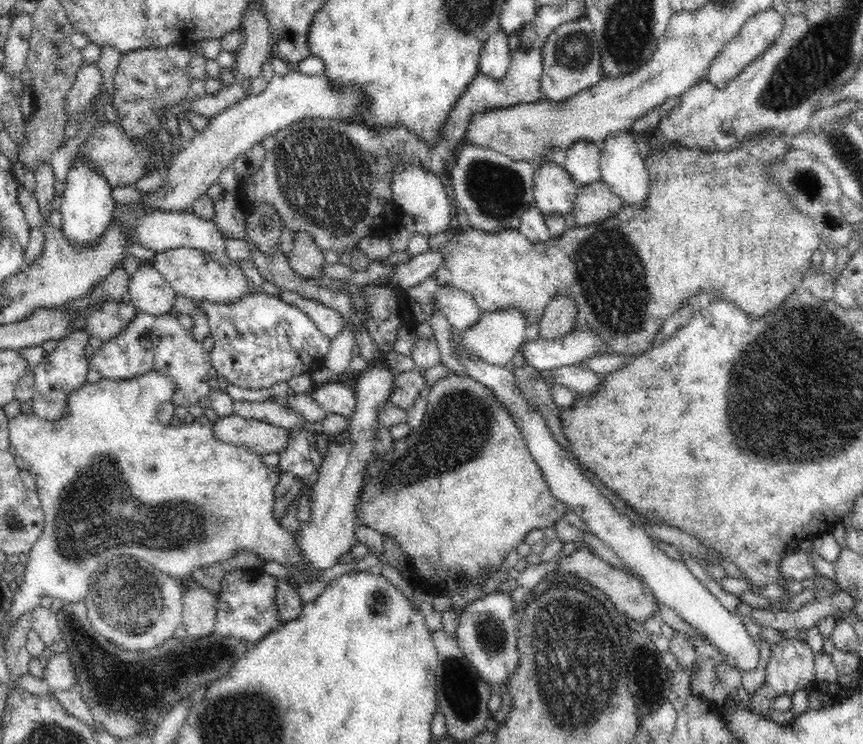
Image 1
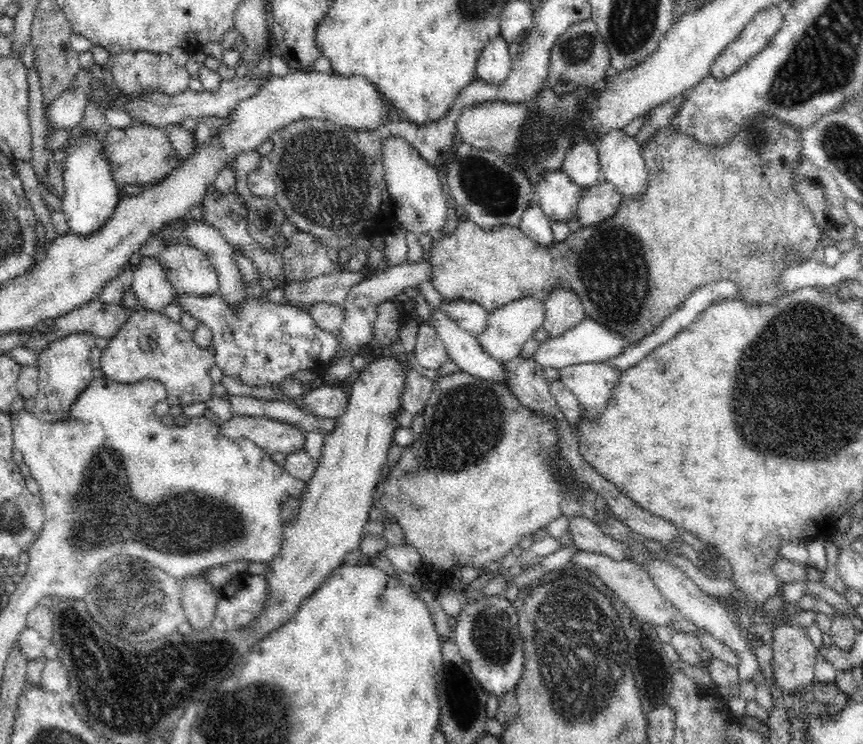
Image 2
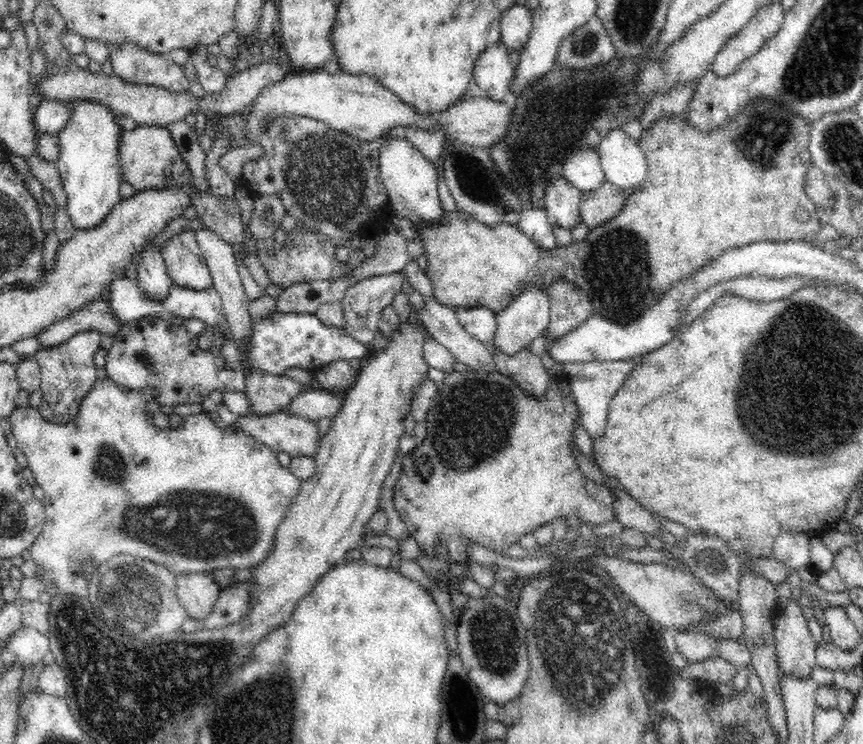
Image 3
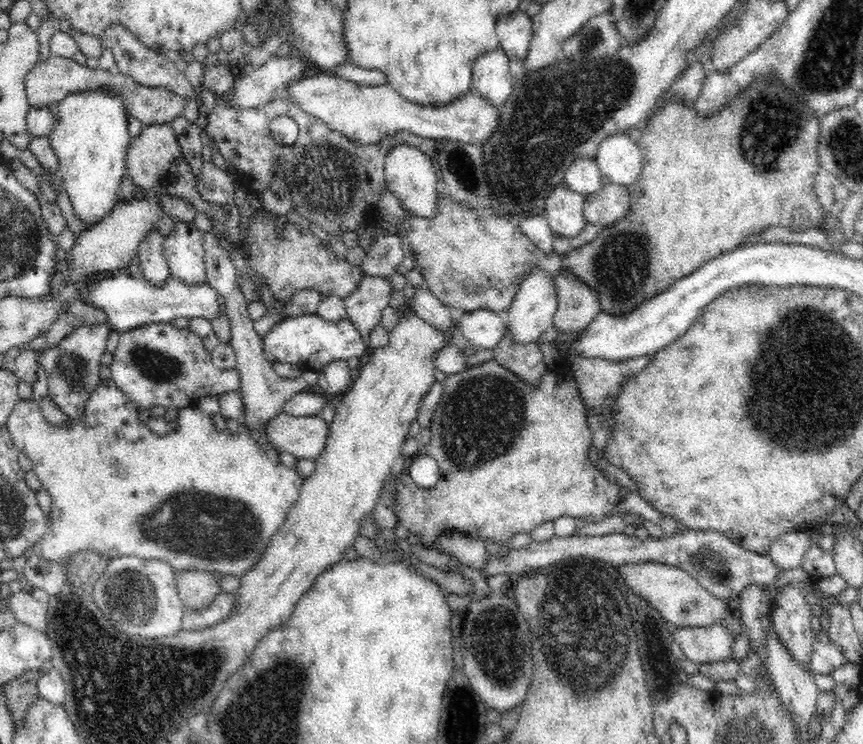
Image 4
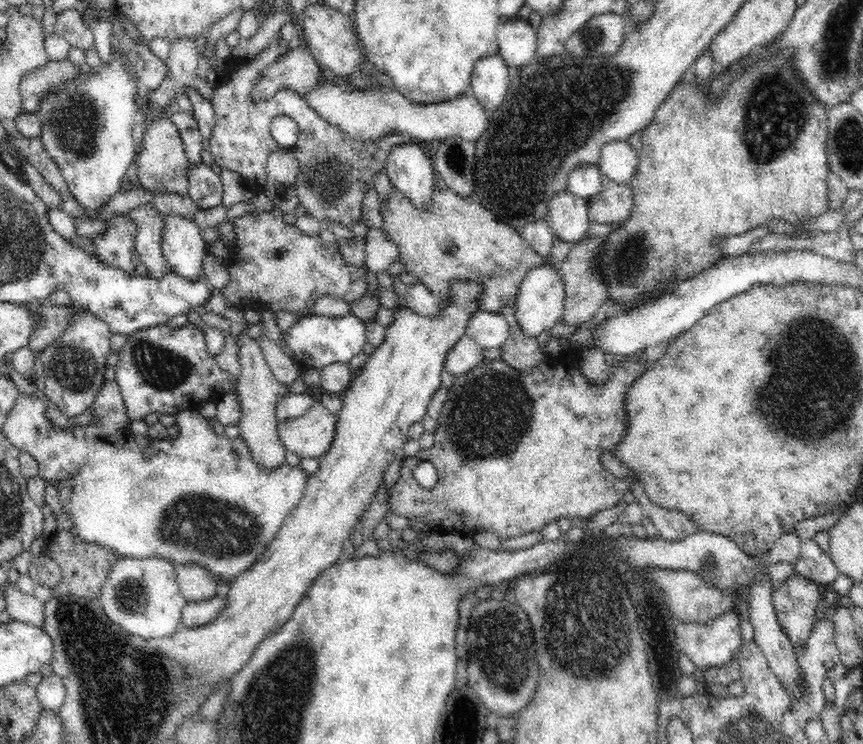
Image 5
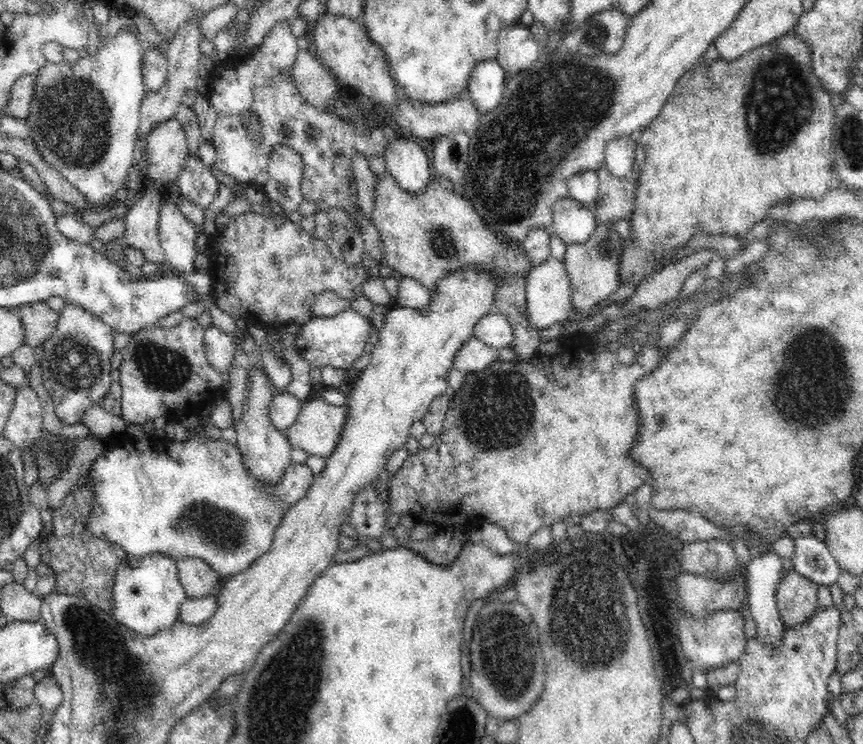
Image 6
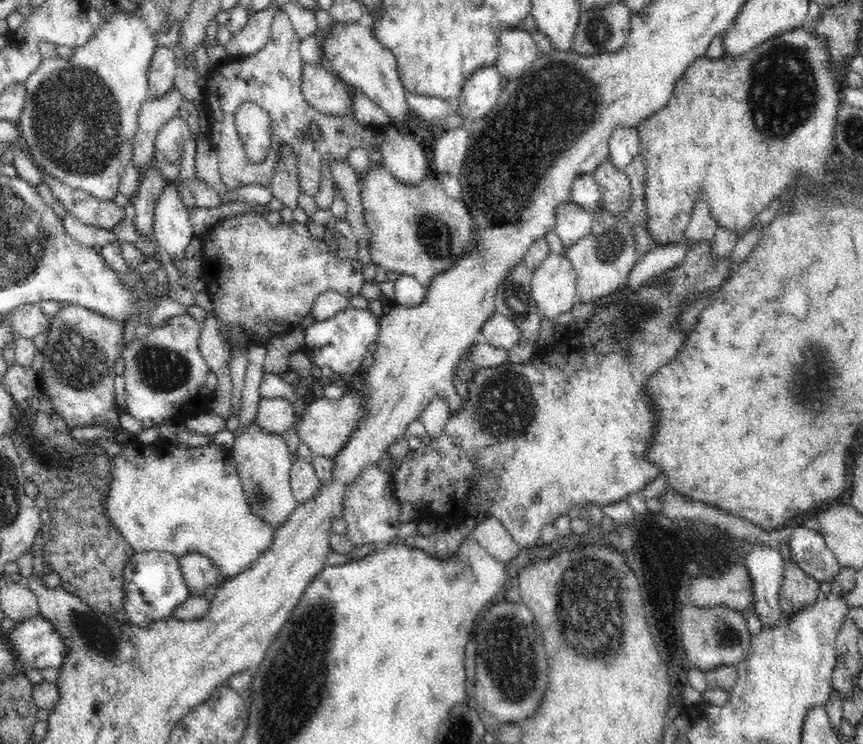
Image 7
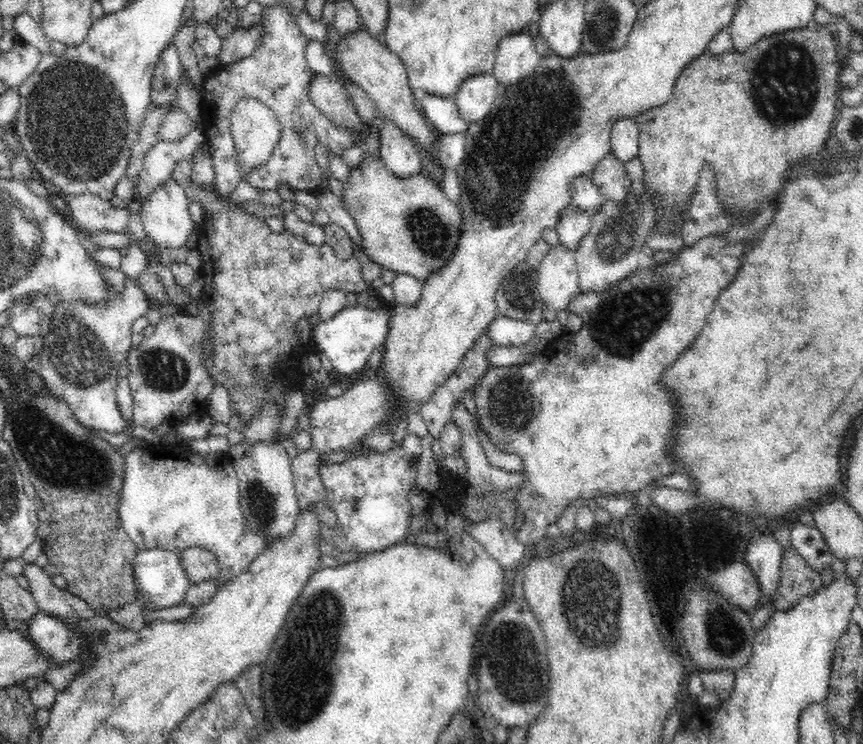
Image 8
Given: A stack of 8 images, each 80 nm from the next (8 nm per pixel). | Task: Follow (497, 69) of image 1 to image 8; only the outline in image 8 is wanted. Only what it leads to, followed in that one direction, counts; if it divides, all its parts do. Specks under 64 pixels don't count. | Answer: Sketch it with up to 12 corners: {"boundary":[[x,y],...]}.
{"boundary":[[491,72],[468,77],[454,98],[467,123],[492,110],[498,79]]}

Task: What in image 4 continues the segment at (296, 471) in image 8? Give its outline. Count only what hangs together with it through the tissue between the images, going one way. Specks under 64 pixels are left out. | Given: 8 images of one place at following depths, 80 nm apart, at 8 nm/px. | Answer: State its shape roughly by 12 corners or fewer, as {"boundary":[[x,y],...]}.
{"boundary":[[100,380],[6,430],[51,496],[33,554],[240,576],[304,478],[197,407],[156,435]]}

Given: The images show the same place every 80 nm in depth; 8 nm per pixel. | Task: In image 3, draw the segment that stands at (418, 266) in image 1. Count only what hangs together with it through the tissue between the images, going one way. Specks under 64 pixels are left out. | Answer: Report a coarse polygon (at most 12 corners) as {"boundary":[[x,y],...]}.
{"boundary":[[406,273],[350,285],[341,301],[348,336],[369,344]]}

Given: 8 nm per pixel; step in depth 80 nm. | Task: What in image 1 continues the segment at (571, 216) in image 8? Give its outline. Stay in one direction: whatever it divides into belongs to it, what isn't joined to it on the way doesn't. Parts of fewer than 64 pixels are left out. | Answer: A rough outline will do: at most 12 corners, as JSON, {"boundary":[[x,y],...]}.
{"boundary":[[544,161],[533,176],[535,206],[563,216],[578,184],[560,161]]}

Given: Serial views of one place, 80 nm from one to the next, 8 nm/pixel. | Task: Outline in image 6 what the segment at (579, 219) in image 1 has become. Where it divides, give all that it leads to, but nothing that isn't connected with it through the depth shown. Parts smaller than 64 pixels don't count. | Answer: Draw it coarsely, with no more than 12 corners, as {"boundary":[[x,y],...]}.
{"boundary":[[605,164],[596,171],[598,221],[631,216],[635,183],[614,176]]}

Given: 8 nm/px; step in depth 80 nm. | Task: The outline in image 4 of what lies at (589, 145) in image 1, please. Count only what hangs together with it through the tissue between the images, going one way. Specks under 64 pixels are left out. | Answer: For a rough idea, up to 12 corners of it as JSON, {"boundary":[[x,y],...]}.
{"boundary":[[576,158],[564,184],[587,196],[601,190],[604,176],[595,158]]}

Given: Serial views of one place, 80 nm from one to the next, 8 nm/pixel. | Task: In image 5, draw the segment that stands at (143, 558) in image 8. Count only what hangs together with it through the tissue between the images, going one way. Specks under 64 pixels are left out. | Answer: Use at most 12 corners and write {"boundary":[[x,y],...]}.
{"boundary":[[119,556],[100,587],[130,634],[172,636],[186,599],[175,565]]}

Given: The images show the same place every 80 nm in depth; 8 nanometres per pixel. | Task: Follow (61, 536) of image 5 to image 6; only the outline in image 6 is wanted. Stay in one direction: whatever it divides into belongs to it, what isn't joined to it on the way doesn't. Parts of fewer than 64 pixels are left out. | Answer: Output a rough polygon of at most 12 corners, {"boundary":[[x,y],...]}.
{"boundary":[[82,484],[40,545],[54,593],[111,612],[120,545],[88,531]]}

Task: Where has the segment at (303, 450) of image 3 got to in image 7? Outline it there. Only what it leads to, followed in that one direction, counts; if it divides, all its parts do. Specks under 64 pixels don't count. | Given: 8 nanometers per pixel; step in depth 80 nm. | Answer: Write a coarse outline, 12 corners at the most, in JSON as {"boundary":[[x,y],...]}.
{"boundary":[[364,390],[316,398],[295,422],[312,456],[334,459],[363,419]]}

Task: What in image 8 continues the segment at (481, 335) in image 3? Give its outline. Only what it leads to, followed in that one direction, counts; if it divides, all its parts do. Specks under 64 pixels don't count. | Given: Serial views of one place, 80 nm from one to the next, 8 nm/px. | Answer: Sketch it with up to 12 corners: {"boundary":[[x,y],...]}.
{"boundary":[[498,313],[488,326],[494,345],[520,347],[535,336],[532,321]]}

